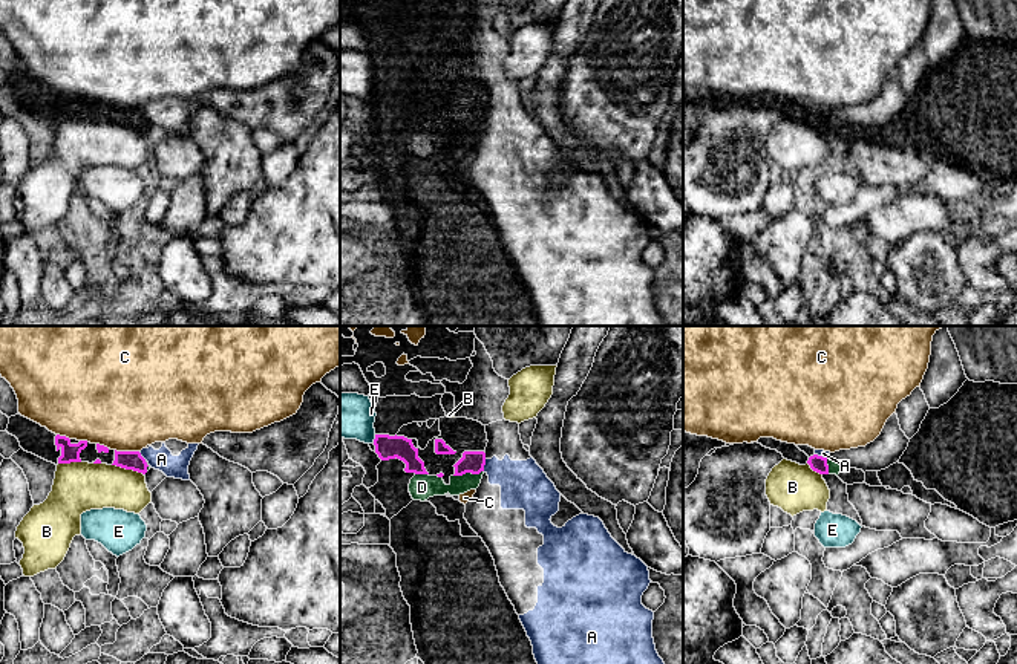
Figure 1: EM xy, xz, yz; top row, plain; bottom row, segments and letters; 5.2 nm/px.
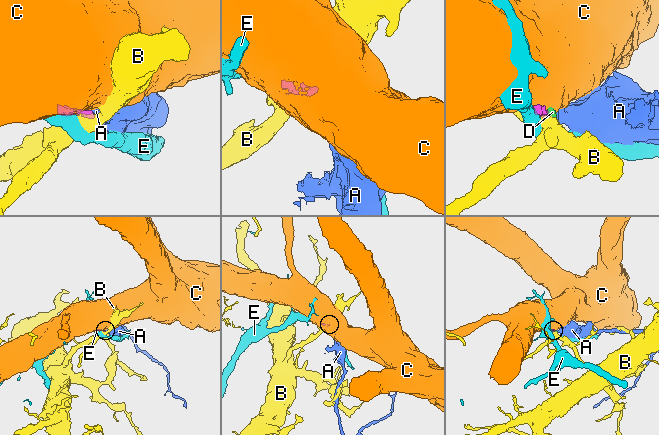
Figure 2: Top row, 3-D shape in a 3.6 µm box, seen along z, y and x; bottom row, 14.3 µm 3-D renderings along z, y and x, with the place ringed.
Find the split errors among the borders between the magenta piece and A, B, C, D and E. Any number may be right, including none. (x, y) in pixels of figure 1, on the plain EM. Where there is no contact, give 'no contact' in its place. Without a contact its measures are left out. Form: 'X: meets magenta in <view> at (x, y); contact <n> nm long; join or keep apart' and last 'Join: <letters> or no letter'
A: meets magenta in xz at (484, 121); contact 70 nm long; keep apart
B: meets magenta in xy at (127, 126); contact 180 nm long; keep apart
C: meets magenta in xy at (127, 109); contact 130 nm long; keep apart
D: meets magenta in xz at (467, 129); contact 160 nm long; join
E: meets magenta in xz at (376, 95); contact 40 nm long; keep apart
Join: D

